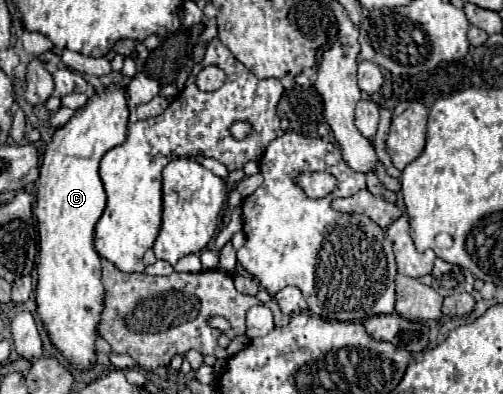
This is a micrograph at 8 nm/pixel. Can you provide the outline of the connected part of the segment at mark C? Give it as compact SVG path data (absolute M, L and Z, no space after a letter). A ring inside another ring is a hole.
M106 86L96 90L88 102L76 110L76 114L60 126L52 140L48 142L40 166L38 178L38 198L36 198L36 218L40 234L40 260L38 260L38 286L36 304L38 316L52 340L52 344L78 368L88 368L94 356L94 338L100 312L104 308L104 286L100 282L100 256L94 250L94 228L106 206L106 192L98 176L100 158L114 146L124 144L128 128L128 92L122 86Z

